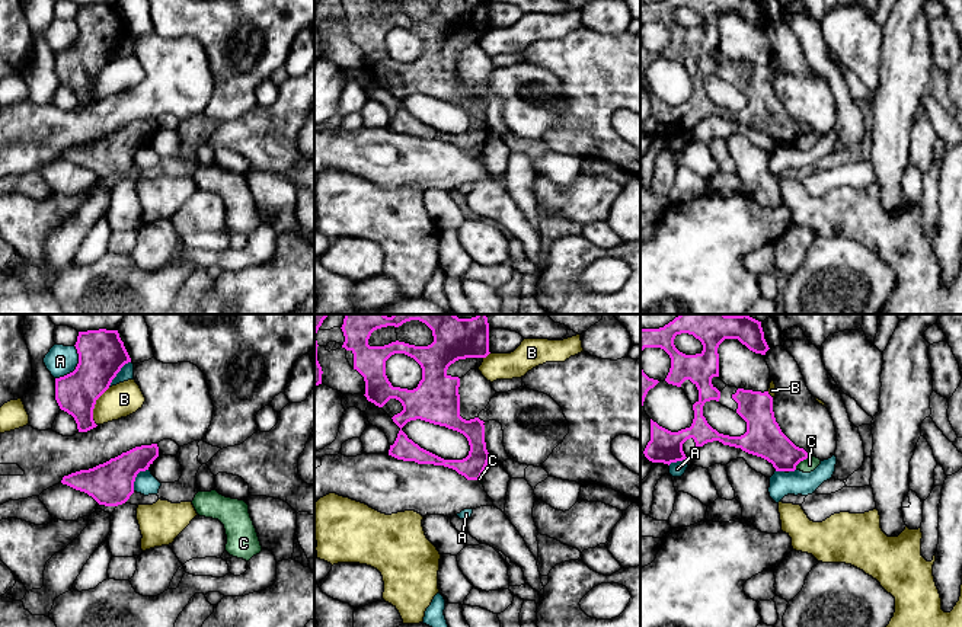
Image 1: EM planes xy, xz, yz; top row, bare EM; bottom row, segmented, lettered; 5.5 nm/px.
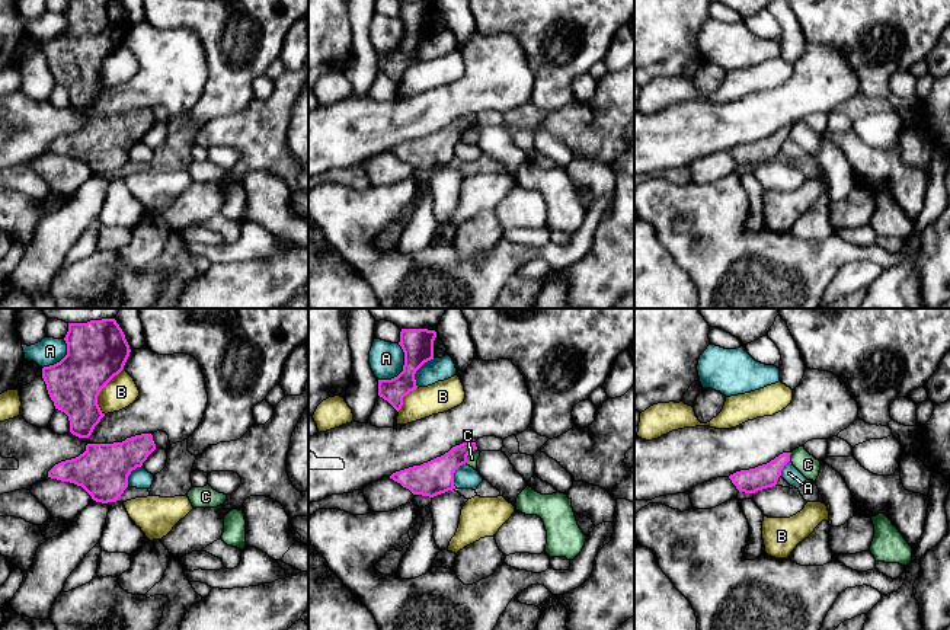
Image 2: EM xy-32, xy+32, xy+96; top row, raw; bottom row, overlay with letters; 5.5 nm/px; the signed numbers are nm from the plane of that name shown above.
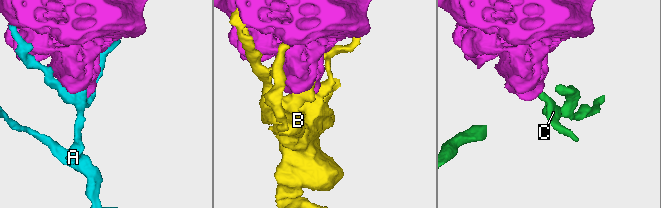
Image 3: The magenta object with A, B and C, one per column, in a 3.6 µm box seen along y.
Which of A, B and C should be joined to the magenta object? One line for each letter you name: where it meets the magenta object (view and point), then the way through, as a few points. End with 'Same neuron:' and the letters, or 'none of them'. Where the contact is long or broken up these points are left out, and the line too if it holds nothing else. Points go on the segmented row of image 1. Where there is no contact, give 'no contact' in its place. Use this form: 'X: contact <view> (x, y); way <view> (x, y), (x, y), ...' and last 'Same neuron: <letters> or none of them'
Same neuron: none of them

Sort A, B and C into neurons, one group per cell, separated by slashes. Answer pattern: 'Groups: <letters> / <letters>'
Groups: A / B / C

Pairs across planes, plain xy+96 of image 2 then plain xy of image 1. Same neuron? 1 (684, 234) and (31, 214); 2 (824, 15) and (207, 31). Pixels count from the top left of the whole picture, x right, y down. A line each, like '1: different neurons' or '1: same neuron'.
1: same neuron
2: same neuron

